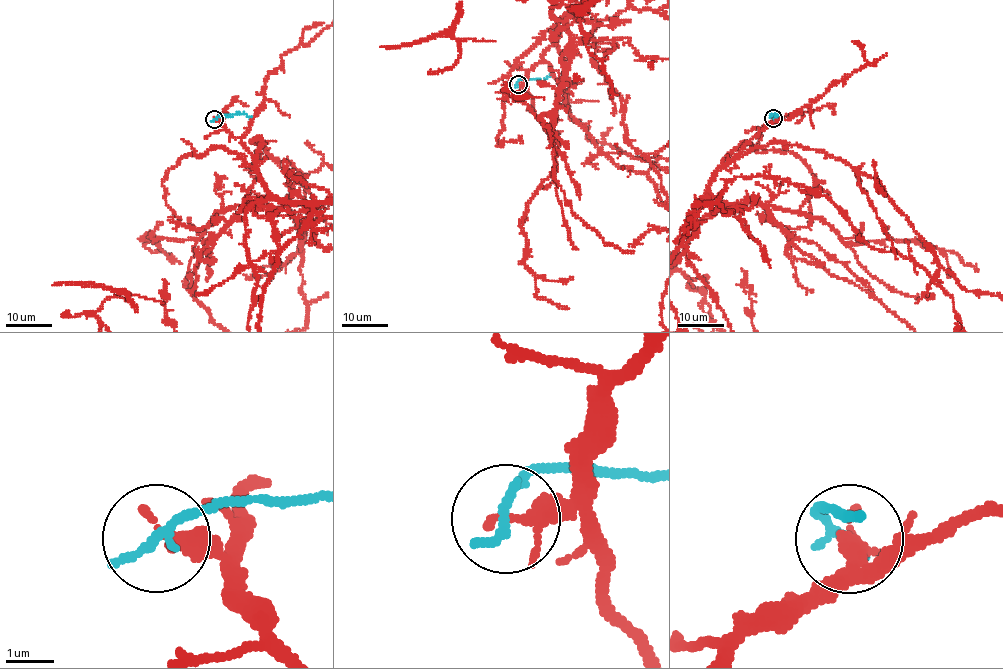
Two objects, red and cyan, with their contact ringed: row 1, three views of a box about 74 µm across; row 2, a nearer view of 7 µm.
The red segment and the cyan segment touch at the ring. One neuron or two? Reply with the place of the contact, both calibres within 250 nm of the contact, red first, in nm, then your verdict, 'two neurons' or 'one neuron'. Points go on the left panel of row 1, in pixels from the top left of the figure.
place (214, 119); calibres 380 and 240 nm; two neurons

